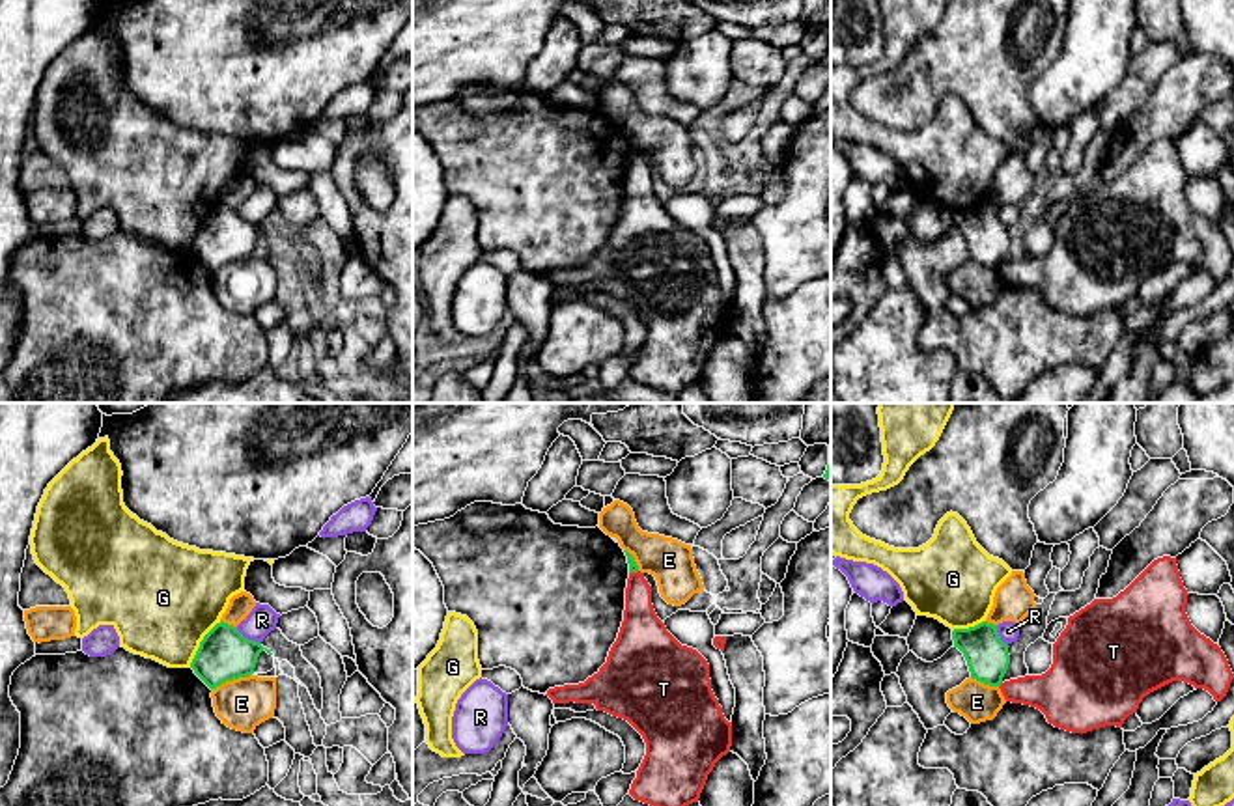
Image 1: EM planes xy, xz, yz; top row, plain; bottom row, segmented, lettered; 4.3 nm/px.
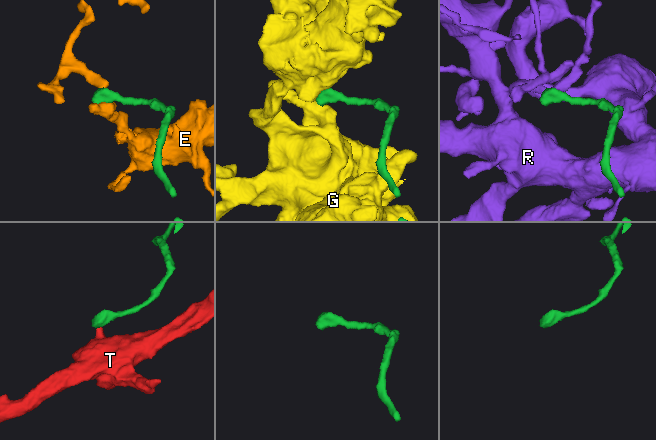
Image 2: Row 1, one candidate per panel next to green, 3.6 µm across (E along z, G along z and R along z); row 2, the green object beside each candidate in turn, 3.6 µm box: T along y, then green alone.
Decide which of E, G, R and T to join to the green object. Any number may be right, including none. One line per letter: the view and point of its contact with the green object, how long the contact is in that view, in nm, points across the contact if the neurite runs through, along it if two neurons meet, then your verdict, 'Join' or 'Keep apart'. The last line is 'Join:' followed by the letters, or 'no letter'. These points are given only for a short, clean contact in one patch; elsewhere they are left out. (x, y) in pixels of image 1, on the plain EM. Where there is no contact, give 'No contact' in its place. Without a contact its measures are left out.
E: Touches green at xy (230, 262). Shared border 190 nm. Keep apart
G: Touches green at xy (200, 226). Shared border 240 nm. Boundary: xy (221, 204), (204, 219), (189, 249). Keep apart
R: Touches green at xy (247, 221). Shared border 130 nm. Boundary: xy (236, 209), (260, 226). Keep apart
T: Touches green at yz (999, 267). Shared border 30 nm. Boundary: yz (1001, 264), (999, 269). Keep apart
Join: no letter

